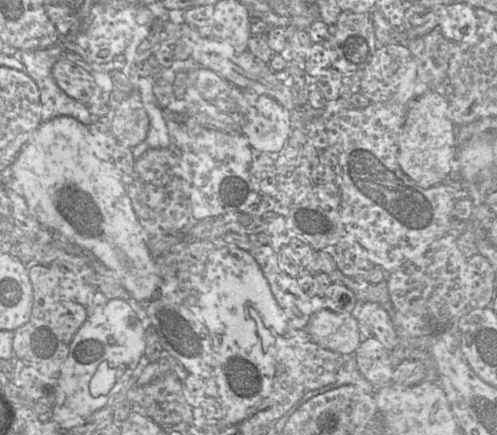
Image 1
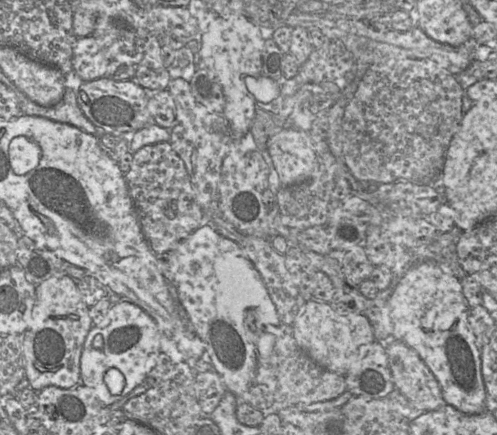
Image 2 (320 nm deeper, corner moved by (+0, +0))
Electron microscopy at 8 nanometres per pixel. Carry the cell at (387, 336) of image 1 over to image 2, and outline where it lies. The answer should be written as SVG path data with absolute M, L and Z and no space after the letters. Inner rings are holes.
M391 339L385 343L385 352L395 390L425 411L445 404L438 381L413 349Z

